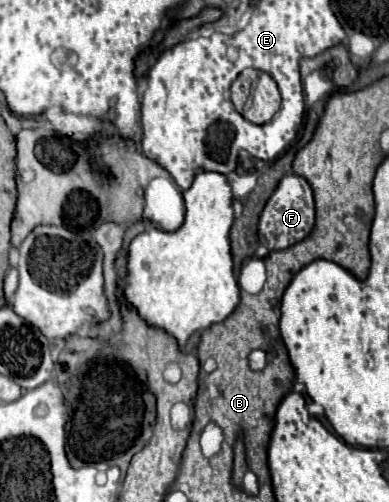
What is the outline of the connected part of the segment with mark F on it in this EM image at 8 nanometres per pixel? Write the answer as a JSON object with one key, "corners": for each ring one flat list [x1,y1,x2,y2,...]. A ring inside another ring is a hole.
{"corners":[[294,173,284,175,260,215,258,241,262,245,266,245,270,251,286,249,286,247,302,241,312,231,312,227,314,227,314,199,312,199,312,189,310,189,308,181]]}

